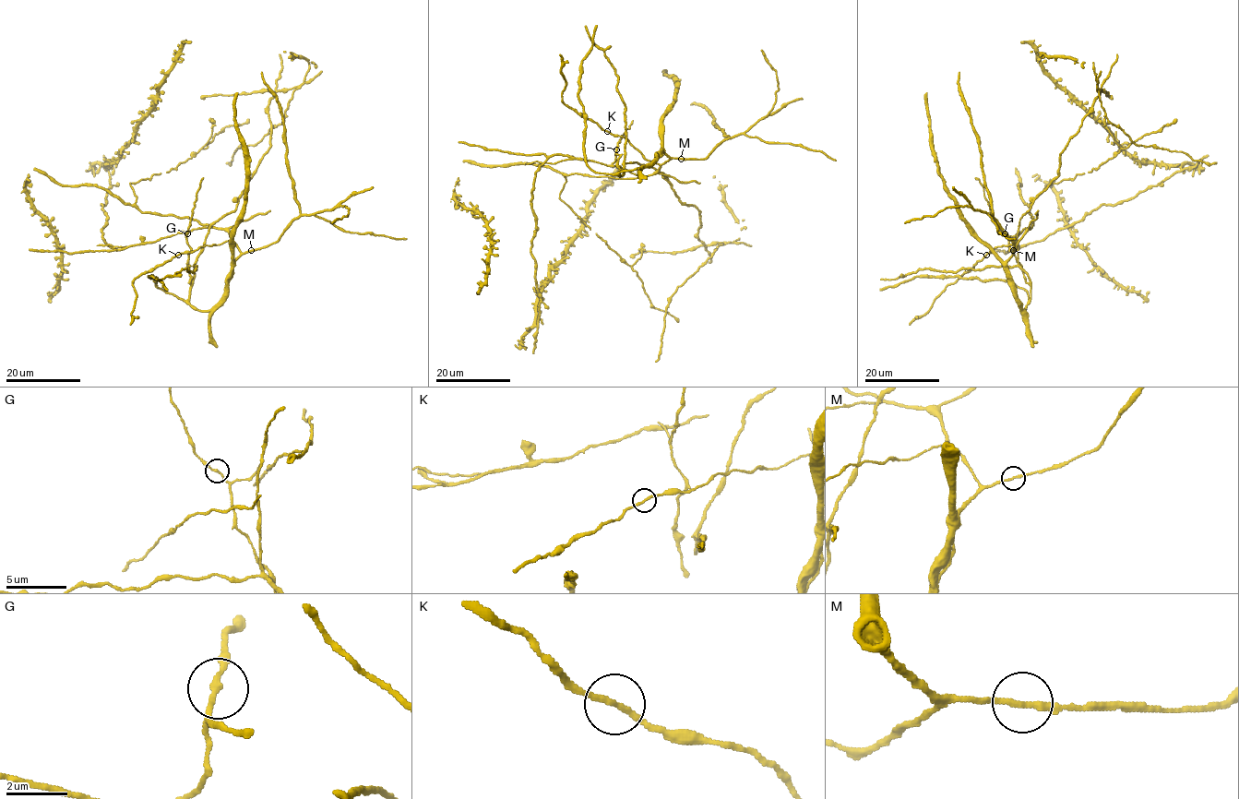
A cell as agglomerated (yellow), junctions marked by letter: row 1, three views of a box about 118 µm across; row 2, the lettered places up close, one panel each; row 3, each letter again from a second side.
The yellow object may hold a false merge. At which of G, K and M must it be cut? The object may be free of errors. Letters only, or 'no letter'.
no letter

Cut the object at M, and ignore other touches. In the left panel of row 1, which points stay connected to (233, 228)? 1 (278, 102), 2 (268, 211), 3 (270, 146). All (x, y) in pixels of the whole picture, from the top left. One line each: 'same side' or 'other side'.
1: other side
2: same side
3: same side

